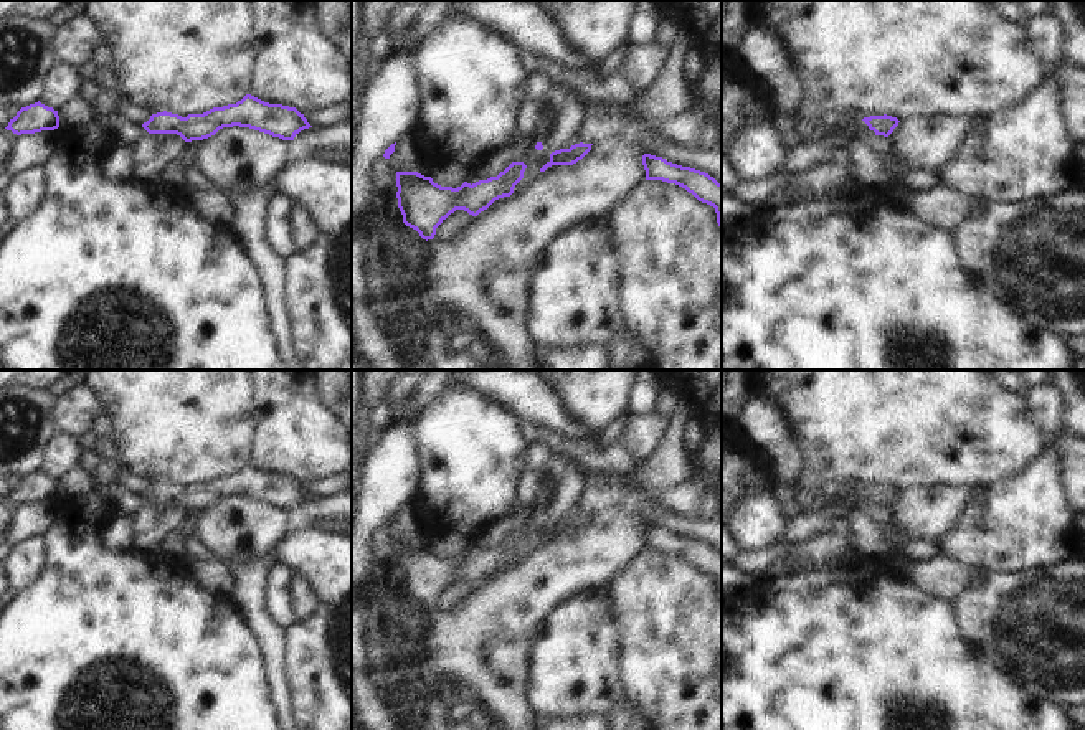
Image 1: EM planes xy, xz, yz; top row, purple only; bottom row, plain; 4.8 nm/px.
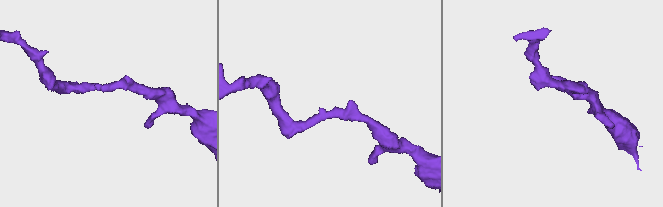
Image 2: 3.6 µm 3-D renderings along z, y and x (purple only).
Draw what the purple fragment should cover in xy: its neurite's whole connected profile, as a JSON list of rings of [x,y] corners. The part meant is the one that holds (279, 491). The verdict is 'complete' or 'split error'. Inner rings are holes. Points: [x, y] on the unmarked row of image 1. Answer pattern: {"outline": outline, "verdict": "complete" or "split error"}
{"outline": [[[251,464],[236,474],[187,487],[167,481],[157,482],[142,494],[149,504],[177,504],[185,512],[208,509],[220,499],[233,495],[249,497],[282,510],[294,510],[301,500],[312,497],[296,477],[269,474]]], "verdict": "complete"}

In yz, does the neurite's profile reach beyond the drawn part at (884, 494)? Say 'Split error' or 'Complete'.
Complete.

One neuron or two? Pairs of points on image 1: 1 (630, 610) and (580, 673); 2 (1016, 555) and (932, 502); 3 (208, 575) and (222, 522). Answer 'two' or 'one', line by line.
1: two
2: two
3: two

